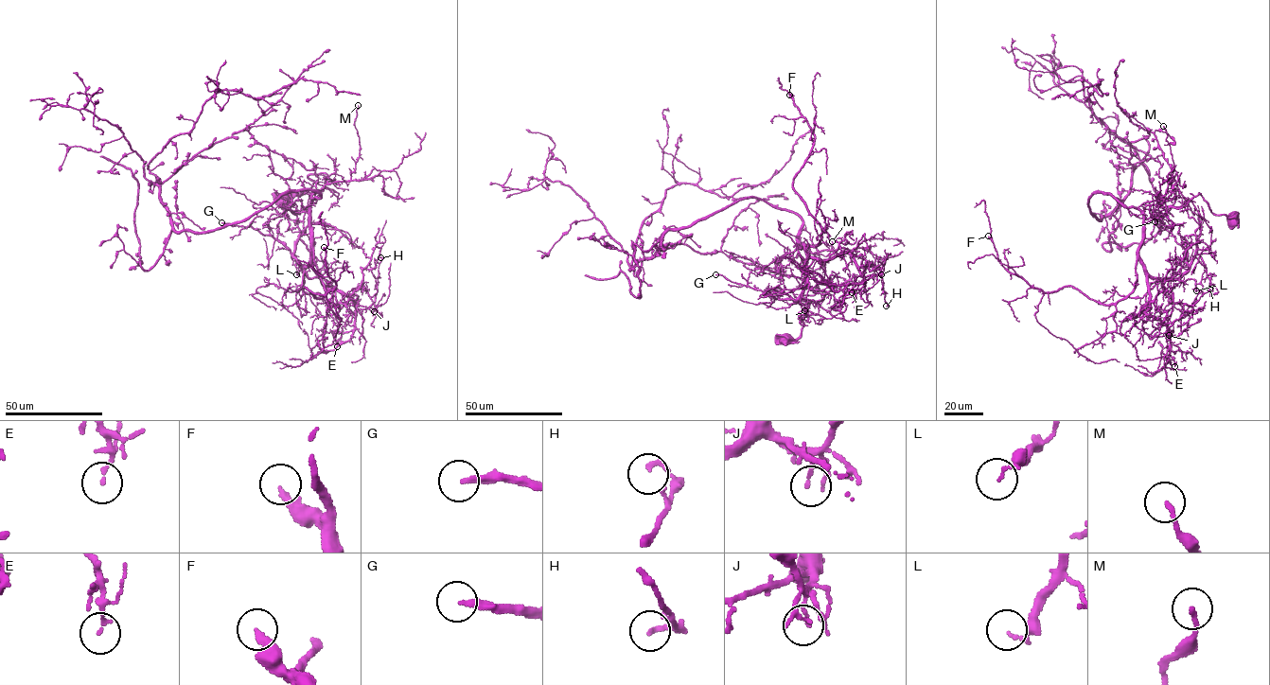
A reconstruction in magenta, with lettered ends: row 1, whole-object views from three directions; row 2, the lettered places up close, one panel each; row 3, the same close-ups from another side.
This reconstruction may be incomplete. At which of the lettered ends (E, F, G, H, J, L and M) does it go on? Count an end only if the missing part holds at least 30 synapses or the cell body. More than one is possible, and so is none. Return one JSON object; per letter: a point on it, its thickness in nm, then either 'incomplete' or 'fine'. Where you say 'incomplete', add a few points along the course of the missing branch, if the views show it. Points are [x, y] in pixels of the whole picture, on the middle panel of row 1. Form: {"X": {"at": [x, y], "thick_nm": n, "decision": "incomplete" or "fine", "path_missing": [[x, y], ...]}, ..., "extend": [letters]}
{"E": {"at": [852, 292], "thick_nm": 140, "decision": "fine"}, "F": {"at": [789, 95], "thick_nm": 260, "decision": "incomplete", "path_missing": [[789, 95], [778, 87], [749, 86]]}, "G": {"at": [715, 274], "thick_nm": 220, "decision": "incomplete", "path_missing": [[715, 274], [691, 273], [684, 275], [676, 287], [676, 276], [679, 272]]}, "H": {"at": [886, 306], "thick_nm": 160, "decision": "fine"}, "J": {"at": [881, 274], "thick_nm": 110, "decision": "fine"}, "L": {"at": [804, 310], "thick_nm": 120, "decision": "fine"}, "M": {"at": [832, 241], "thick_nm": 160, "decision": "fine"}, "extend": ["F", "G"]}

